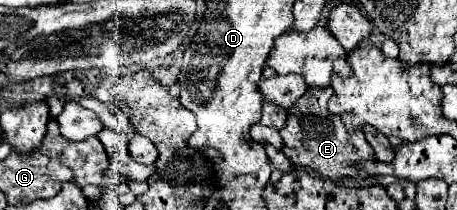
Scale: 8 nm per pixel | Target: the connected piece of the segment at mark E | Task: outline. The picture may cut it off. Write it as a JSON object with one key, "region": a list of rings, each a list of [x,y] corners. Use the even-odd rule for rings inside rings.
{"region":[[[309,87],[303,97],[287,111],[287,123],[283,127],[281,137],[283,137],[283,153],[289,157],[291,163],[295,165],[307,165],[321,175],[329,177],[331,181],[341,181],[341,179],[351,179],[351,187],[361,185],[361,181],[367,177],[365,171],[355,171],[351,167],[353,161],[359,159],[373,159],[373,149],[365,141],[365,135],[361,129],[349,131],[339,117],[331,115],[327,109],[327,101],[331,99],[333,91],[331,87]]]}

